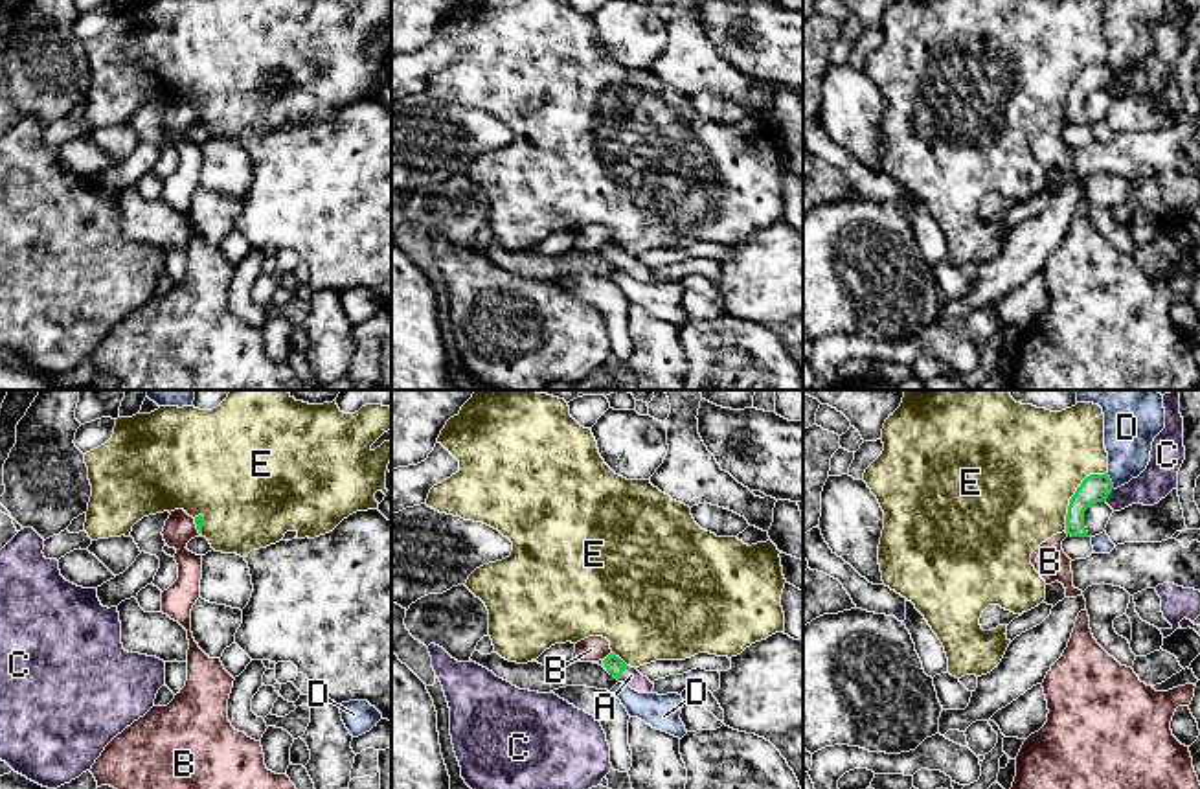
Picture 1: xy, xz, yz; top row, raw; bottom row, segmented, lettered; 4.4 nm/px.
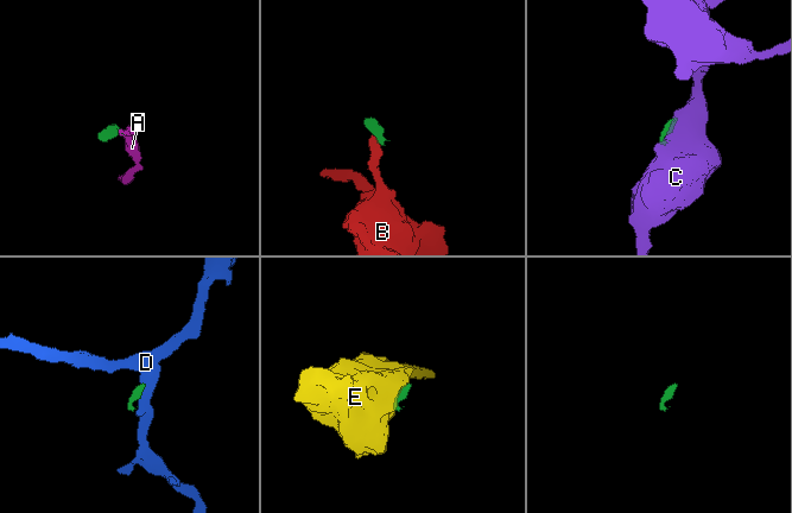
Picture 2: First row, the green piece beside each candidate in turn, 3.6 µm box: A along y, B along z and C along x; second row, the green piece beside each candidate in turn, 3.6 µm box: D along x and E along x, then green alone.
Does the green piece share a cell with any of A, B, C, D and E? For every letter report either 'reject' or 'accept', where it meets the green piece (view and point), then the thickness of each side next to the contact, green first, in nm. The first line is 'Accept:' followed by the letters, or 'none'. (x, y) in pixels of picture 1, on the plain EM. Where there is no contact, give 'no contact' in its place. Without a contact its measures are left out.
Accept: A
A: accept; contact xz (622, 262); calibres 80 and 80 nm
B: reject; contact xz (607, 245); calibres 80 and 110 nm
C: reject; contact yz (1109, 81); calibres 130 and 150 nm
D: reject; contact yz (1110, 68); calibres 130 and 220 nm
E: reject; contact yz (1075, 81); calibres 130 and 480 nm

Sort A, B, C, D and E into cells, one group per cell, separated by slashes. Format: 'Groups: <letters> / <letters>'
Groups: A / B / C / D / E

